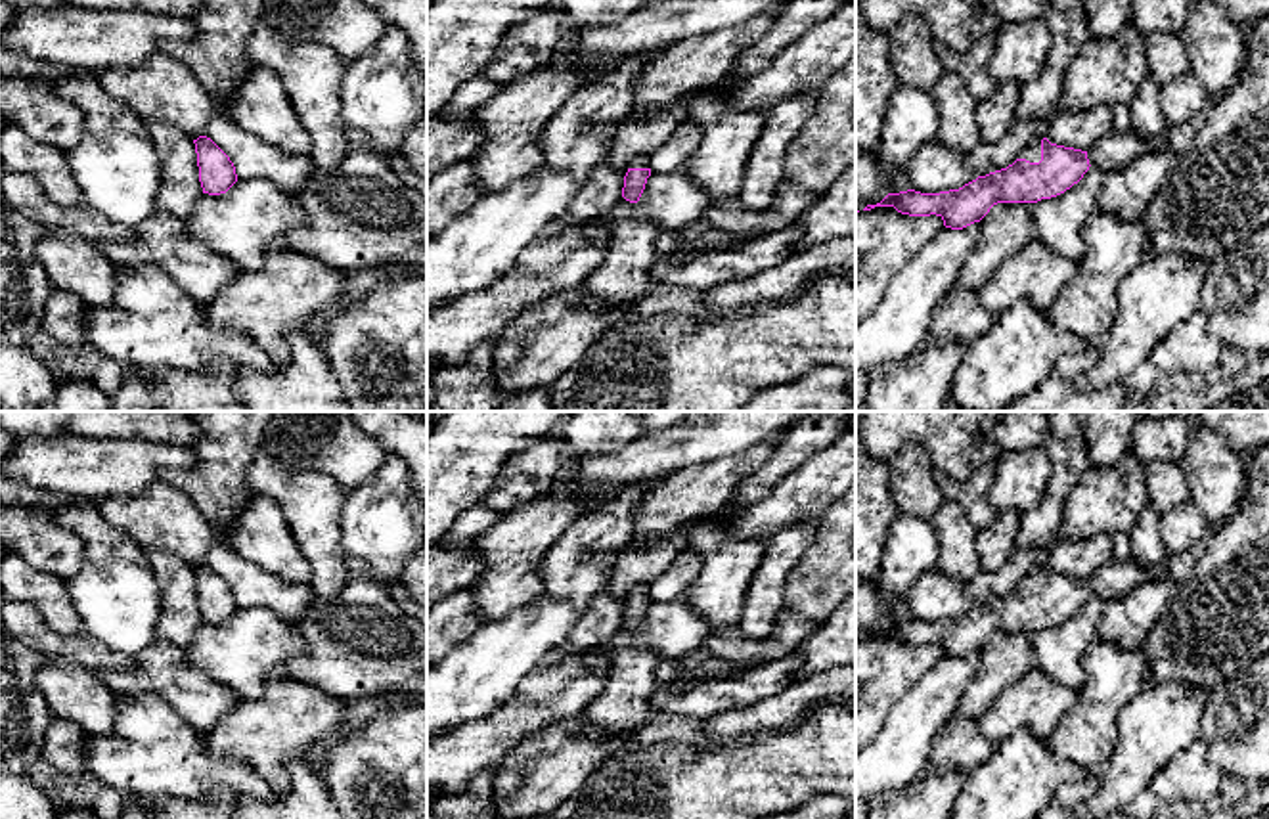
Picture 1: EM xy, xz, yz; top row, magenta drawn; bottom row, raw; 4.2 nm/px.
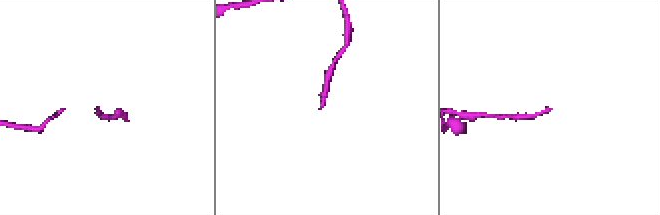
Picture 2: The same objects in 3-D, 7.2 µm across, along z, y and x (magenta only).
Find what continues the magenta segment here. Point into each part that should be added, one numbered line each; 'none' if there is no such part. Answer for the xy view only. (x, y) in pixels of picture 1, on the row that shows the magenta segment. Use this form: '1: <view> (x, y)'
none

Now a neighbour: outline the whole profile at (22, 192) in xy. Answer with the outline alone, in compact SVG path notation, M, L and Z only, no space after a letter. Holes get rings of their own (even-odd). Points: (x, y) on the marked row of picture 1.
M8 166L2 168L2 193L15 210L42 222L44 228L67 230L94 245L128 239L124 228L113 224L92 207L65 210L46 195L34 178Z

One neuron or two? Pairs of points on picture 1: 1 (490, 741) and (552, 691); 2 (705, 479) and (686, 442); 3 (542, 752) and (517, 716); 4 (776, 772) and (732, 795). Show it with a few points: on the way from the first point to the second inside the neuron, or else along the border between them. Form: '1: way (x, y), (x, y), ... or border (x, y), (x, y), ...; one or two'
1: way (506, 728), (536, 699); one
2: border (741, 450), (732, 456), (686, 465), (665, 479); two
3: border (573, 716), (559, 718), (534, 731), (498, 764); two
4: way (764, 777), (743, 783); one

